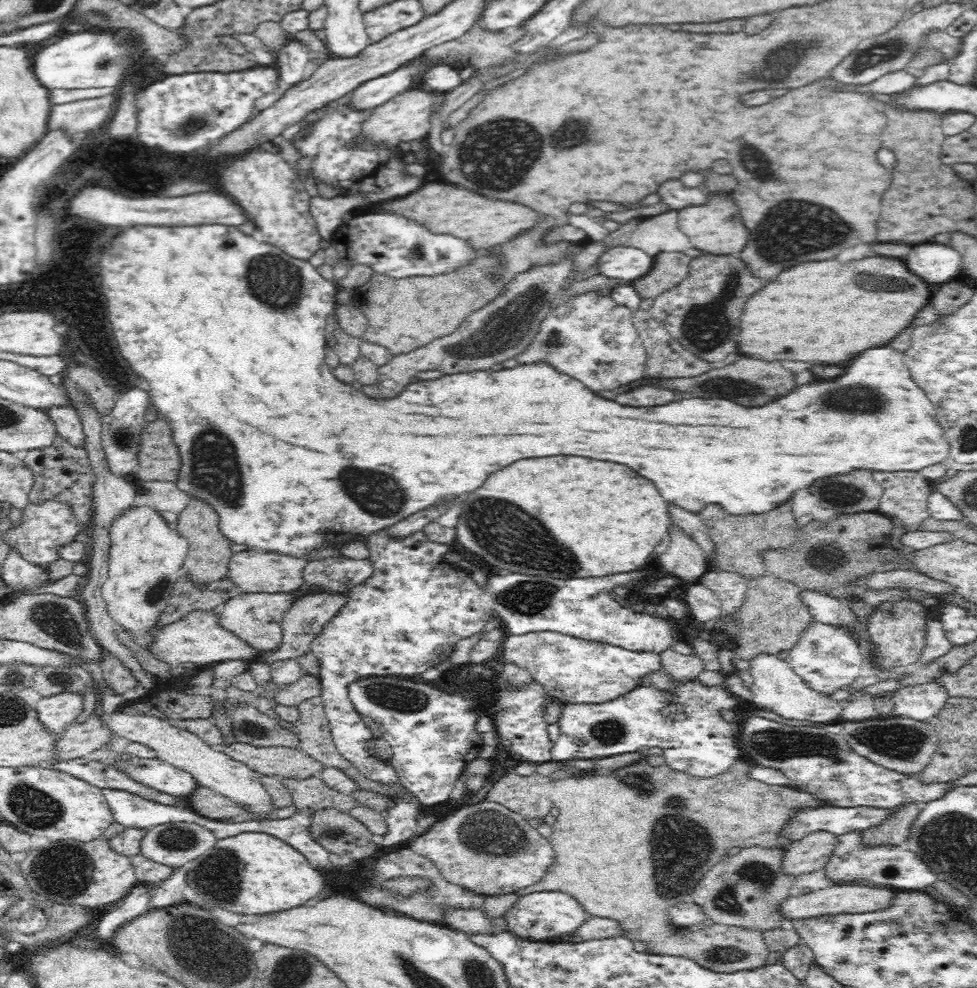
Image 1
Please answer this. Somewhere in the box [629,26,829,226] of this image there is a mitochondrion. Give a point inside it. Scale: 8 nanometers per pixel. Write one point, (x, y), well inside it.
(762, 72)

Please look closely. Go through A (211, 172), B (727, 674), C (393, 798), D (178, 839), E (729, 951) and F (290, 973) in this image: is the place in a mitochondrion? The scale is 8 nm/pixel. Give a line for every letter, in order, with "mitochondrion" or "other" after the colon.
A: other
B: other
C: other
D: mitochondrion
E: mitochondrion
F: mitochondrion

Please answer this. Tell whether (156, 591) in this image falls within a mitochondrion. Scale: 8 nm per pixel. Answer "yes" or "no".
yes

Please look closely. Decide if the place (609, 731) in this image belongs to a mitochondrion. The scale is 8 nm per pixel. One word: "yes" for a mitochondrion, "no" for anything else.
yes

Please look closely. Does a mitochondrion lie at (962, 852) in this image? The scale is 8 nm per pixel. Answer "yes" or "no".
yes

